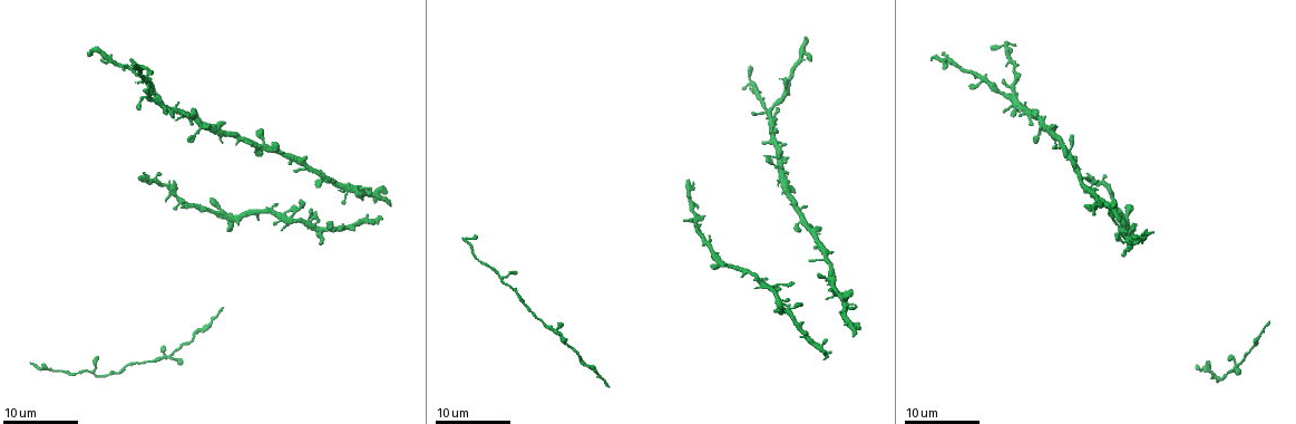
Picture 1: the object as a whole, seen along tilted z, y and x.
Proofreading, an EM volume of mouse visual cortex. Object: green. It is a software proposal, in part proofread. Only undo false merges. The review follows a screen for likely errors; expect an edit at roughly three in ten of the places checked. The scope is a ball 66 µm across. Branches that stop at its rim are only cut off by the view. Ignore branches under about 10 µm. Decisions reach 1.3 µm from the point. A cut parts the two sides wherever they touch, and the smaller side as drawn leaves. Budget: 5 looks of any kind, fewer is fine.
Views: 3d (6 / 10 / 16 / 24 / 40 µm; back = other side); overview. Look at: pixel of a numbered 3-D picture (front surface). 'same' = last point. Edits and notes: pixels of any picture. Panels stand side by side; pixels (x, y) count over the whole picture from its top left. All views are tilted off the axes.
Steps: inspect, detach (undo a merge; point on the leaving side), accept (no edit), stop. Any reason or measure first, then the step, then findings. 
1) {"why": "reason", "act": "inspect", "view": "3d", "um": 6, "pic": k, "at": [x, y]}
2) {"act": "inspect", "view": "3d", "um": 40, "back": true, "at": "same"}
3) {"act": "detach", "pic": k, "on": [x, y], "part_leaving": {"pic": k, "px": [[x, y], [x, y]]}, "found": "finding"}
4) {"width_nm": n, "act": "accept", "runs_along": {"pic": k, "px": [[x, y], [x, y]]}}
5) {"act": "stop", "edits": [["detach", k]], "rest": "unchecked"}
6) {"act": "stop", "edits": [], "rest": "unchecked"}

{"why": "side arm on a straight run", "act": "inspect", "view": "3d", "um": 16, "pic": 1, "at": [154, 96]}

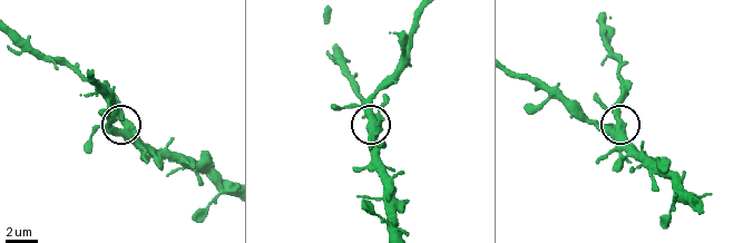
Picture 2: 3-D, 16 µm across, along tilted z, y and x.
{"act": "inspect", "view": "3d", "um": 10, "pic": 2, "at": [125, 127]}

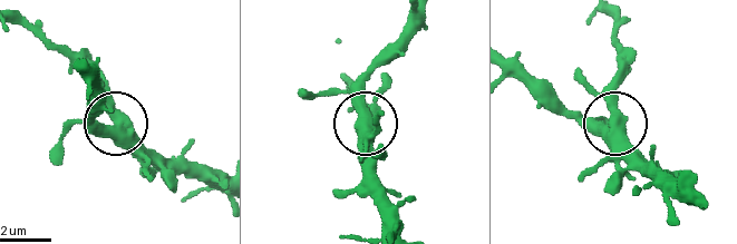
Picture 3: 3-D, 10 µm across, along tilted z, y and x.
{"arms": 3, "act": "accept", "found": "continuous, no second neuron"}

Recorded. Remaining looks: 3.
{"act": "inspect", "view": "3d", "um": 24, "pic": 1, "at": [717, 265]}

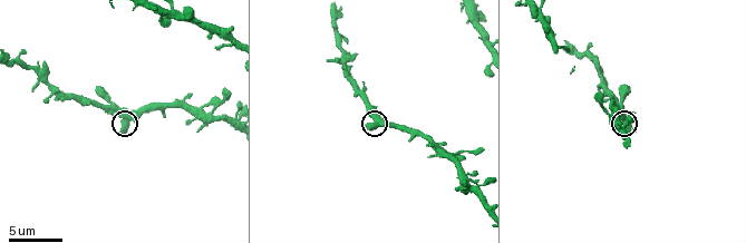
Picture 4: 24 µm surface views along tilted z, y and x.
{"why": "closer look", "act": "inspect", "view": "3d", "um": 6, "pic": 4, "at": [126, 121]}

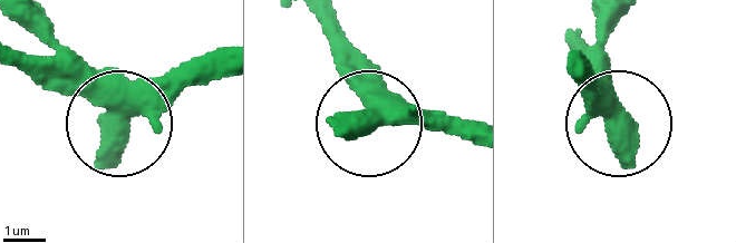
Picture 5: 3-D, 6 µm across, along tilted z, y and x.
{"width_nm": 560, "act": "accept", "runs_along": {"pic": 5, "px": [[579, 80], [589, 79], [611, 120], [579, 41]]}, "found": "one neuron here"}

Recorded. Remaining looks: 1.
{"why": "thin arm on a thick one", "act": "inspect", "view": "3d", "um": 10, "pic": 4, "at": [210, 113]}

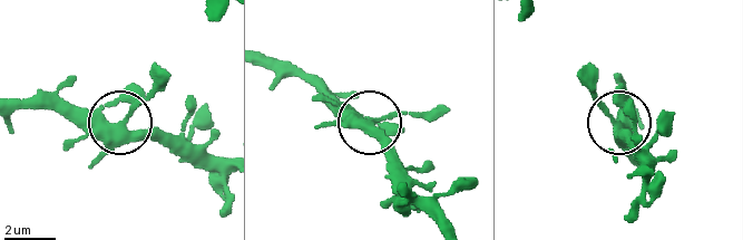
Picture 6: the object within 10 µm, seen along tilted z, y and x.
{"width_nm": 320, "act": "accept", "runs_along": {"pic": 6, "px": [[18, 109], [82, 109], [119, 124], [177, 134]]}, "found": "continuous, no second neuron"}

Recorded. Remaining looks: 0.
{"act": "stop", "edits": [], "rest": "unchecked"}

